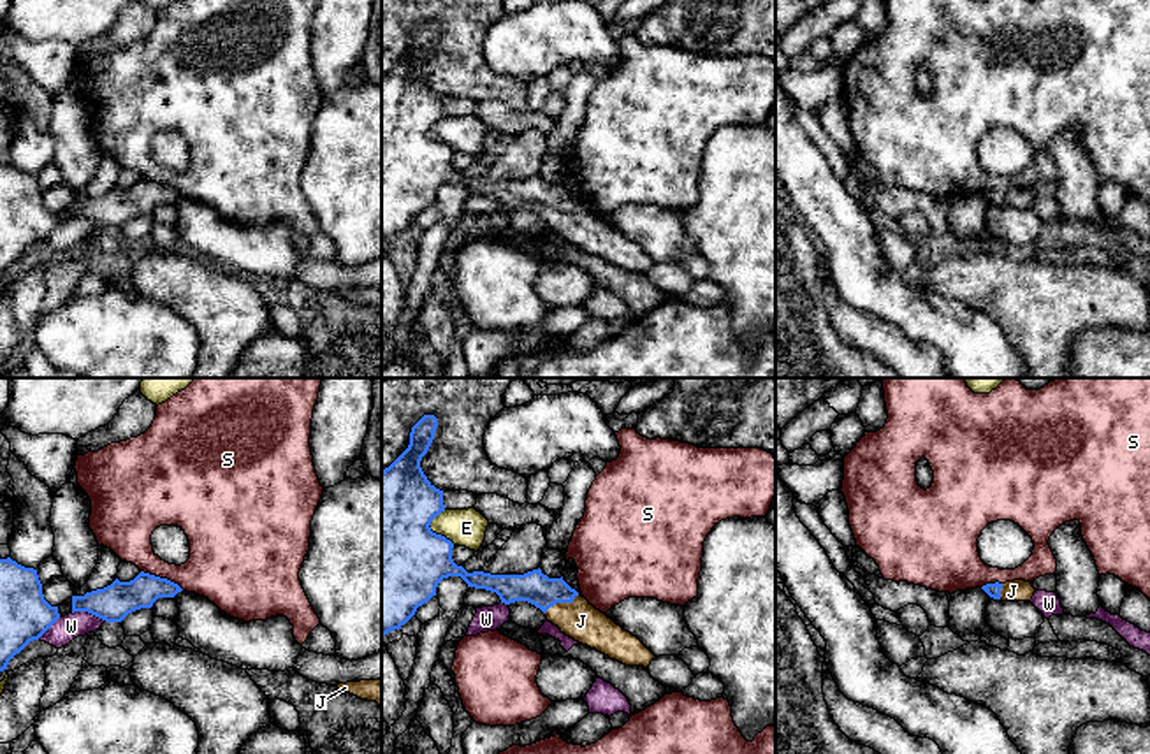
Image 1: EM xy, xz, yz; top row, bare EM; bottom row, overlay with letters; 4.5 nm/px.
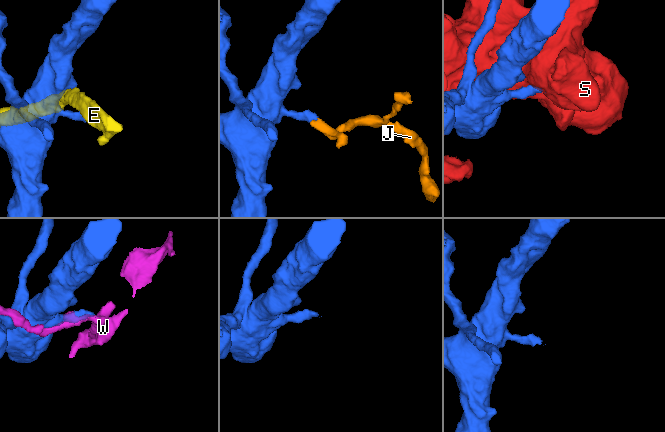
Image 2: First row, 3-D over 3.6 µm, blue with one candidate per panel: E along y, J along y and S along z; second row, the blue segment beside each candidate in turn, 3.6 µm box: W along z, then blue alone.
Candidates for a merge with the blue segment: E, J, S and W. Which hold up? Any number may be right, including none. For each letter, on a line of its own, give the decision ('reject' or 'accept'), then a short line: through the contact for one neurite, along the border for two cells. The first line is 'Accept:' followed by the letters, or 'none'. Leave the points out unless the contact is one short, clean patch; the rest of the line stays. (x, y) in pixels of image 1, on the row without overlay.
Accept: J
E: reject
J: accept; line xz (535, 194), (560, 208), (581, 227)
S: reject
W: reject

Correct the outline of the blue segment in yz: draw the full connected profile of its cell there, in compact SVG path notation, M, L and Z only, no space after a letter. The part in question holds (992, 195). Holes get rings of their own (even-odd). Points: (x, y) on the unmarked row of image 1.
M1015 186L1006 190L986 190L981 193L990 204L1002 207L1030 207L1036 195L1030 188Z

